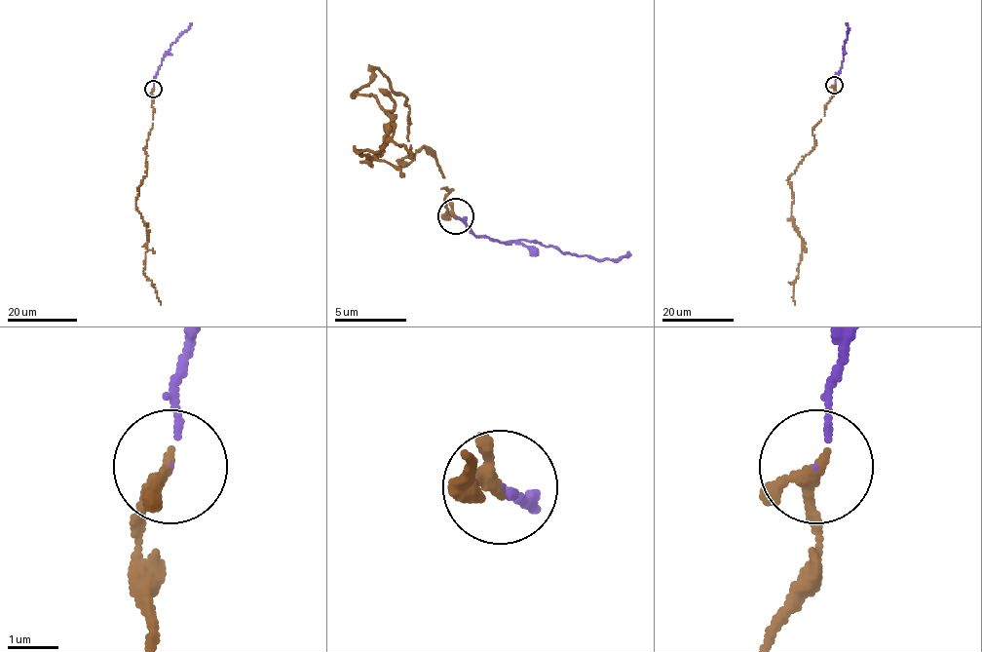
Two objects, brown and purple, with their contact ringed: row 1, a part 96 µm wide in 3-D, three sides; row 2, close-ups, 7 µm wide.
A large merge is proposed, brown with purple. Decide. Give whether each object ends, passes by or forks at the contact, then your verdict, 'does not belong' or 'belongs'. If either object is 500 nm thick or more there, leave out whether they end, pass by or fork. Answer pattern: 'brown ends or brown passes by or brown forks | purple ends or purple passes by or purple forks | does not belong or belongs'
brown passes by | purple ends | belongs

